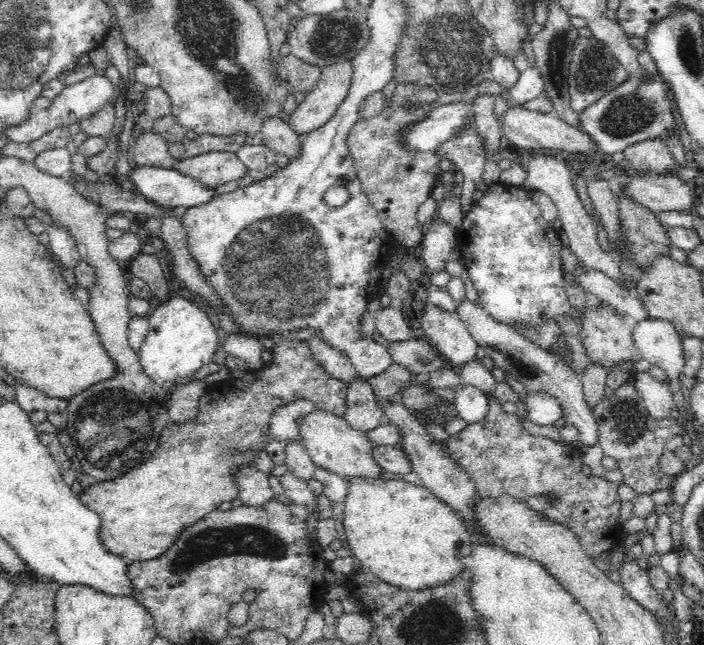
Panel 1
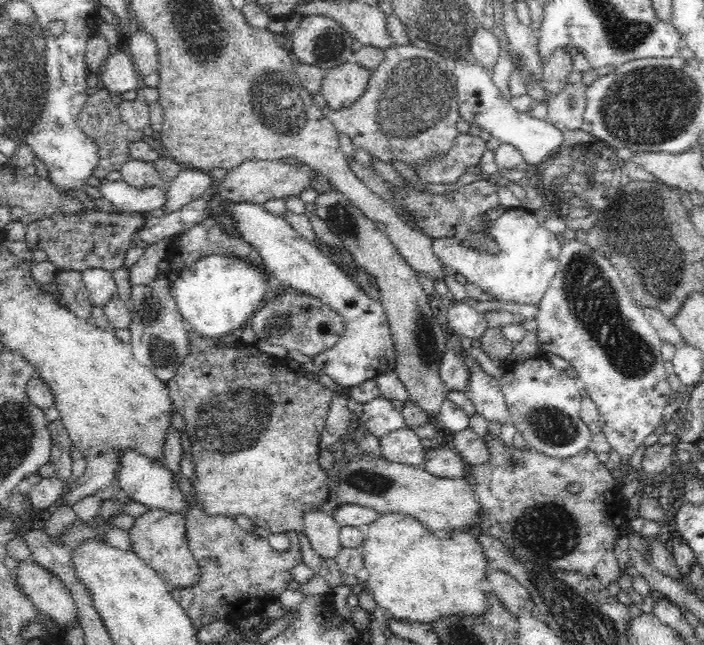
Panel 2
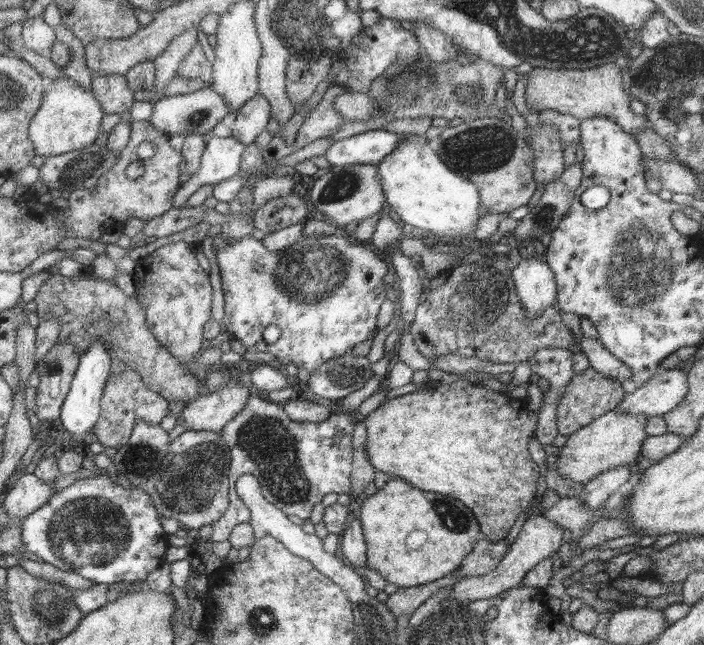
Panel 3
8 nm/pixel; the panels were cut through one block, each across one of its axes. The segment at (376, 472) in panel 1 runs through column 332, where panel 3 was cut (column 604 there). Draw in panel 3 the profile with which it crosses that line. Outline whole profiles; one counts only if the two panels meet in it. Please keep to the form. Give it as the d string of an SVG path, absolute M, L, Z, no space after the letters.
M612 410L599 417L585 428L577 430L568 437L564 446L559 448L559 456L554 458L552 468L567 480L568 484L585 483L607 470L617 466L634 463L641 452L642 441L647 437L646 415L630 415Z

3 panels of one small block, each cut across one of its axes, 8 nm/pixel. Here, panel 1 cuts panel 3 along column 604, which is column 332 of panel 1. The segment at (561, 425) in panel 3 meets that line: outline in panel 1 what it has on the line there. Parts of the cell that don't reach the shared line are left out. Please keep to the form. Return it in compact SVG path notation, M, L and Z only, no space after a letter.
M282 339L271 349L271 357L260 369L235 373L225 381L207 385L206 394L199 399L196 418L185 424L169 422L160 435L159 448L146 461L116 480L95 483L79 494L80 502L102 518L99 537L108 551L119 555L128 565L158 558L175 544L187 526L207 516L217 506L224 506L224 502L237 498L239 487L236 474L242 467L256 469L256 458L260 458L260 454L268 454L268 445L276 440L276 435L270 430L272 417L278 408L306 400L318 411L344 418L348 384L327 374L325 368L316 362L307 342Z

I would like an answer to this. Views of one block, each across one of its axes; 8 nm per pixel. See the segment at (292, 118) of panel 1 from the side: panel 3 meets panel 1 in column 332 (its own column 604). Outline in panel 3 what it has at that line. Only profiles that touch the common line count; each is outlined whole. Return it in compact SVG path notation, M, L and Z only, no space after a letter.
M609 62L585 69L549 69L533 67L525 76L525 100L528 107L542 110L554 110L560 114L571 114L580 120L598 115L614 119L622 130L630 135L651 128L647 117L634 113L630 109L630 96L626 87L627 78L622 72L622 62Z

